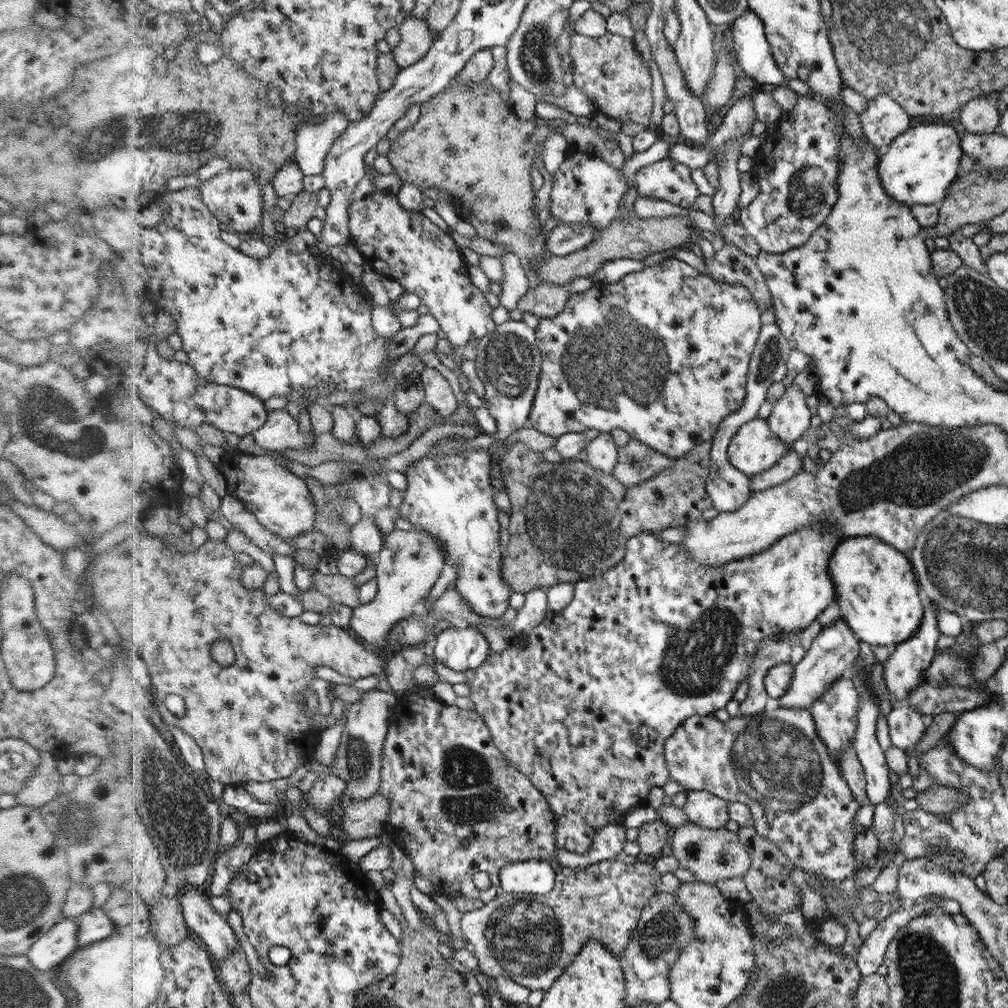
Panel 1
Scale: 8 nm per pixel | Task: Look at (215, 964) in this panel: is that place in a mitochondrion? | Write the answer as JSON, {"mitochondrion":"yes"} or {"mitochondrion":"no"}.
{"mitochondrion":"no"}

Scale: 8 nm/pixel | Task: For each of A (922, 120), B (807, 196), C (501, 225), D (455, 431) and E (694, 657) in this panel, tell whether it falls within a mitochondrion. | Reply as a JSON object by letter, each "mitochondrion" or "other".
{"A":"other","B":"mitochondrion","C":"other","D":"other","E":"mitochondrion"}

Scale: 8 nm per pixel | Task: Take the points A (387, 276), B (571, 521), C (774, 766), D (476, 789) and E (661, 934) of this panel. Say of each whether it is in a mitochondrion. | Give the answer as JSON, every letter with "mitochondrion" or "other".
{"A":"other","B":"mitochondrion","C":"mitochondrion","D":"mitochondrion","E":"mitochondrion"}

